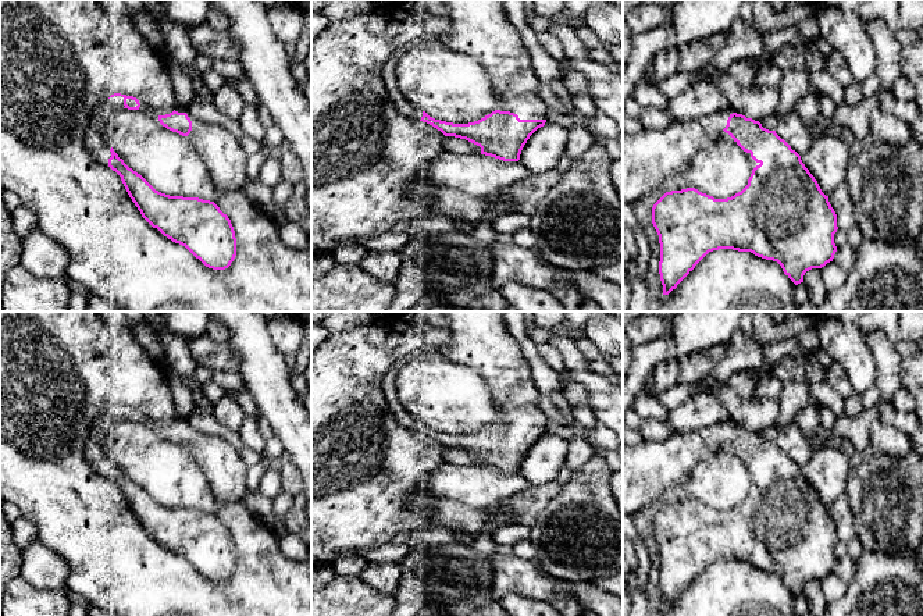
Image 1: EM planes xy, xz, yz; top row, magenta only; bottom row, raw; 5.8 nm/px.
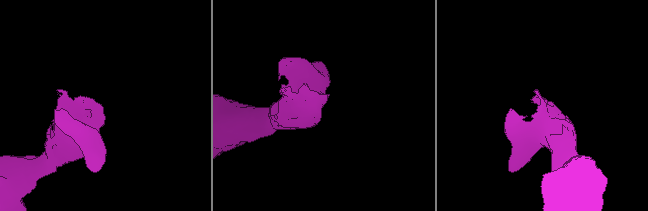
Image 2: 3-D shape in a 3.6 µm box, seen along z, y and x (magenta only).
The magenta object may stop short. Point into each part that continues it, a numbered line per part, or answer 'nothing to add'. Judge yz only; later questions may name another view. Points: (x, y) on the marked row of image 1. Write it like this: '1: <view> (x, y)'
1: yz (651, 156)

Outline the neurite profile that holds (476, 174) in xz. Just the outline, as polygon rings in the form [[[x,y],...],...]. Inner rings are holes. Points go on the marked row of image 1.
[[[449,152],[430,161],[424,174],[436,186],[457,189],[475,197],[487,197],[492,191],[502,191],[530,177],[530,171],[520,161],[503,161],[481,153]]]

